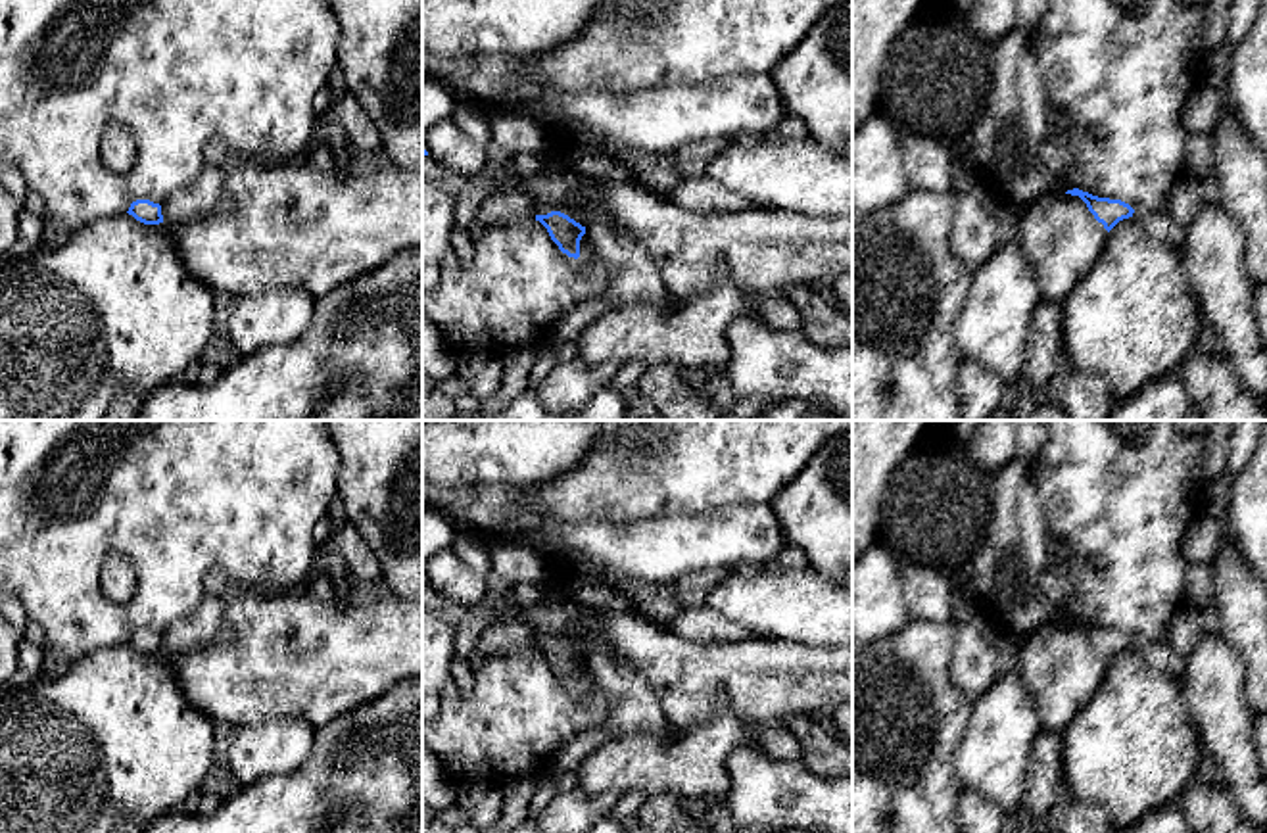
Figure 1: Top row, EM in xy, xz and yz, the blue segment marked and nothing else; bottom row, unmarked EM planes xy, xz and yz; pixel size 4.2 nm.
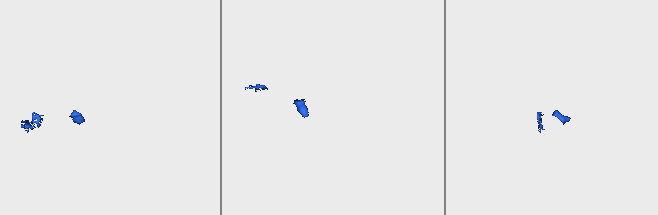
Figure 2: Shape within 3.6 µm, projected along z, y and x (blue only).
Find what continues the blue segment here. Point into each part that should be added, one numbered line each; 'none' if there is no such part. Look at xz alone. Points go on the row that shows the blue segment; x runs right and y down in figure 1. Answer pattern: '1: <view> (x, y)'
1: xz (763, 252)

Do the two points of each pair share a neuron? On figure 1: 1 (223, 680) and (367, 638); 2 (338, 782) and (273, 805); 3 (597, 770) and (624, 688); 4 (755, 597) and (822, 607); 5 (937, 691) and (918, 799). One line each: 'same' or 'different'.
1: same
2: same
3: different
4: same
5: same

